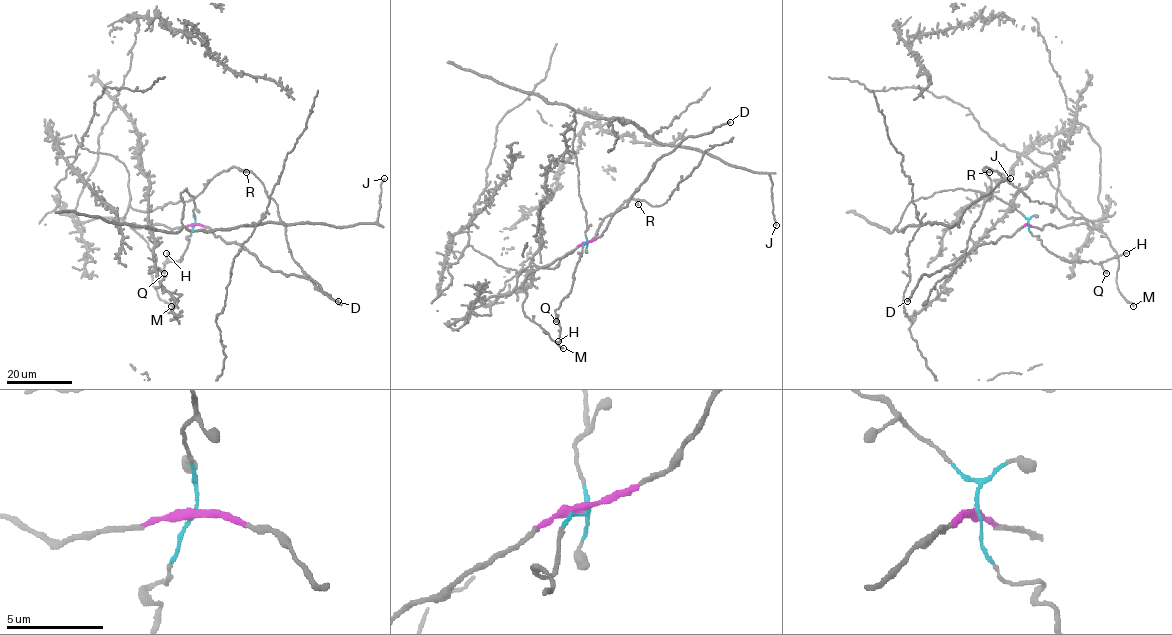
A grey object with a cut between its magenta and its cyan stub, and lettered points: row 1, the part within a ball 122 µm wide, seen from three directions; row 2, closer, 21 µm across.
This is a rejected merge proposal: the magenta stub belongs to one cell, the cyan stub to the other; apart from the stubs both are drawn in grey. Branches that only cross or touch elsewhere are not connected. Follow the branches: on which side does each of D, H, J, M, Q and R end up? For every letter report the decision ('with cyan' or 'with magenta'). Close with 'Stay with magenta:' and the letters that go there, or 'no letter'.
D: with magenta
H: with cyan
J: with cyan
M: with magenta
Q: with cyan
R: with magenta
Stay with magenta: D, M, R

